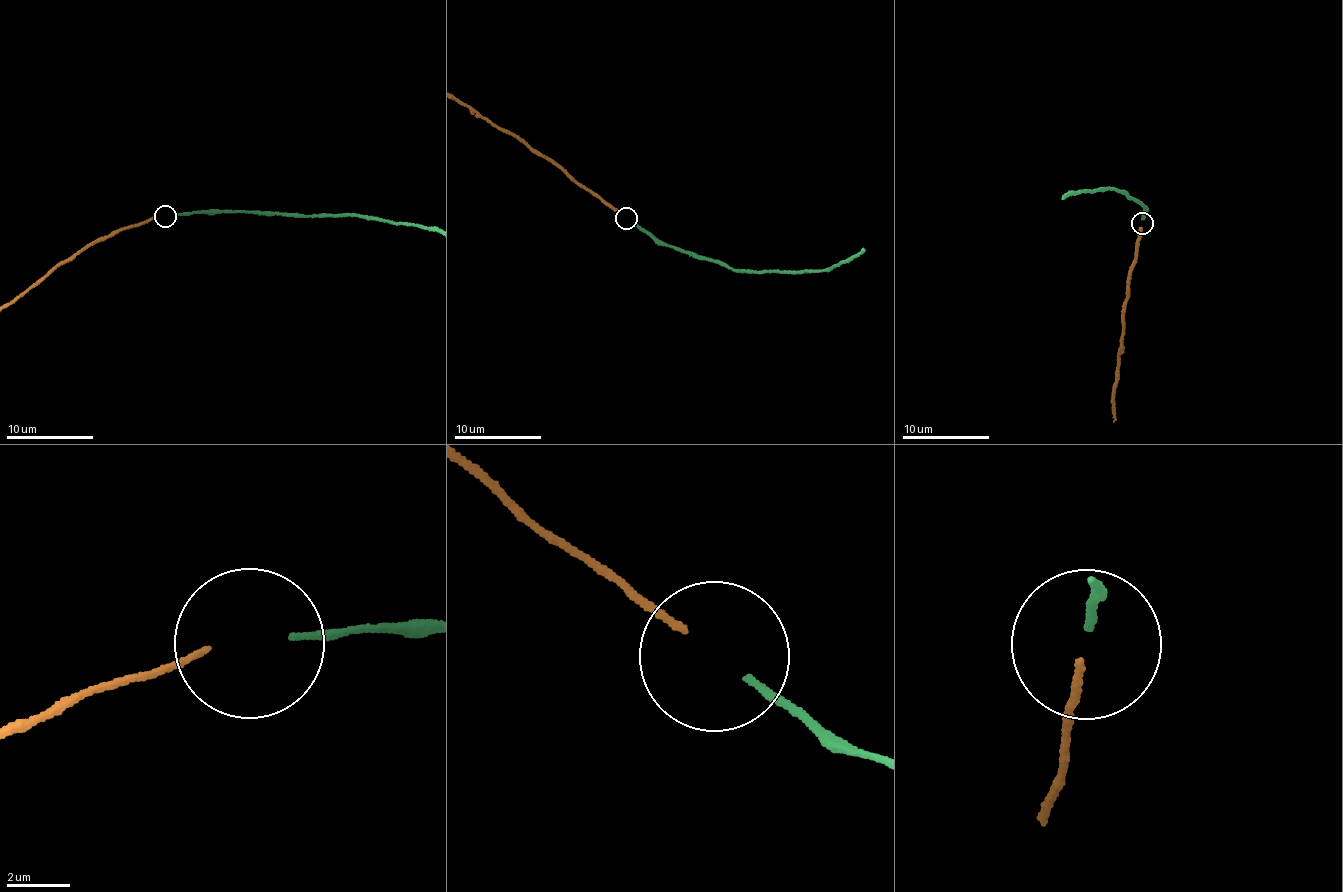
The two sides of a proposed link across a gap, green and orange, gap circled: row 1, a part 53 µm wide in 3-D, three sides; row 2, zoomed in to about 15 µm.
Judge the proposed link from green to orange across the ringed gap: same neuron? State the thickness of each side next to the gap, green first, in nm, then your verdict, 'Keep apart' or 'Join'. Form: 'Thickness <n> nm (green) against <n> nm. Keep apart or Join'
Thickness 190 nm (green) against 200 nm. Join

